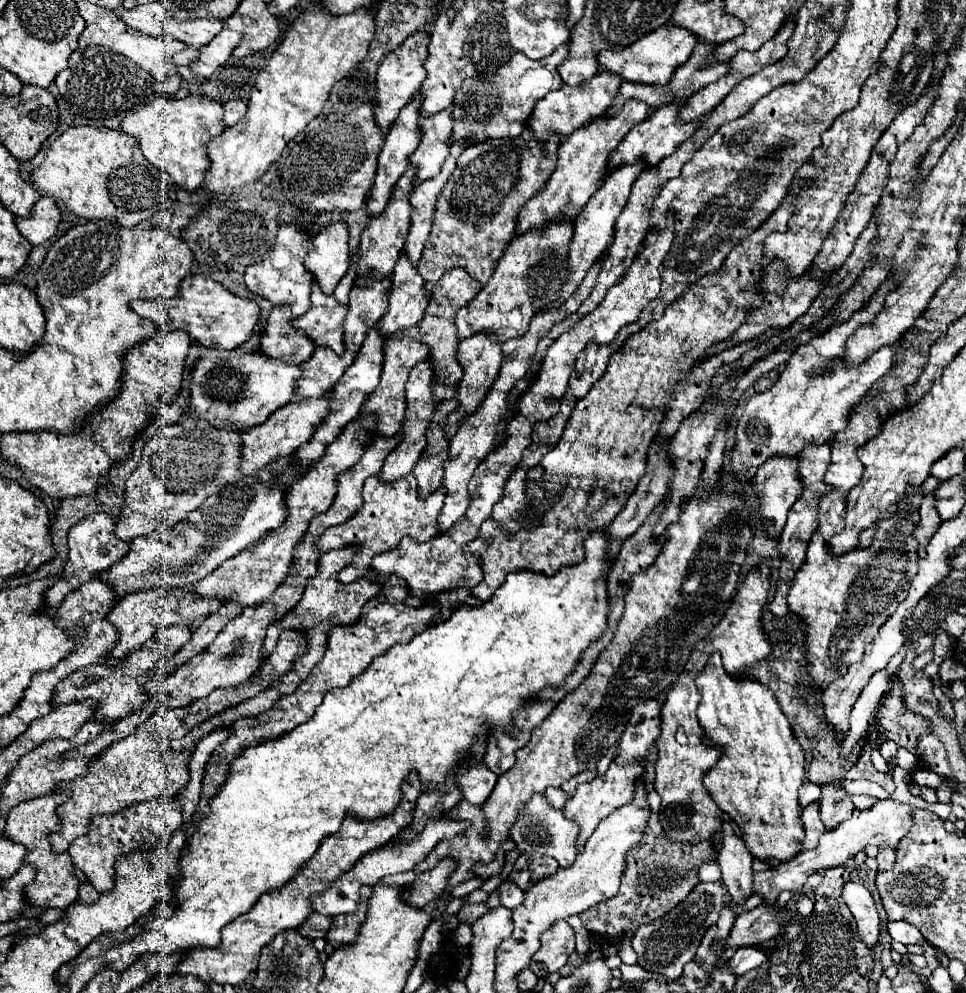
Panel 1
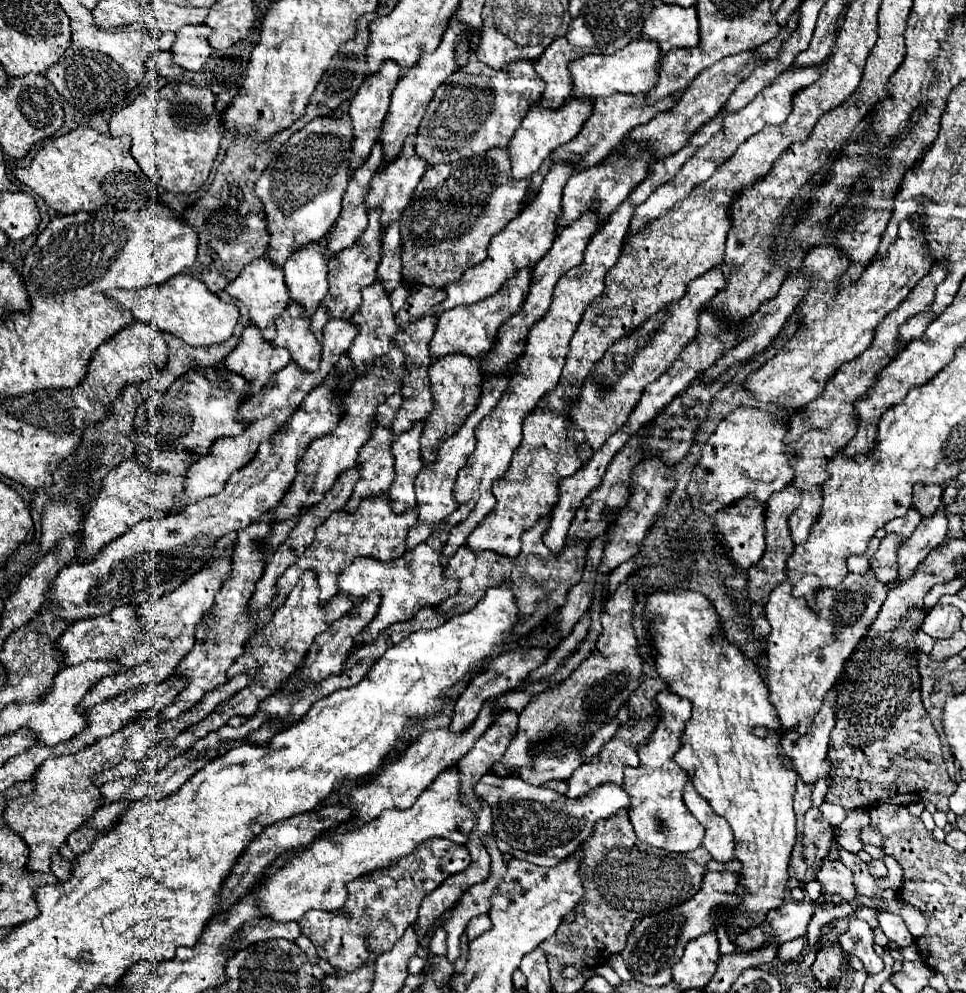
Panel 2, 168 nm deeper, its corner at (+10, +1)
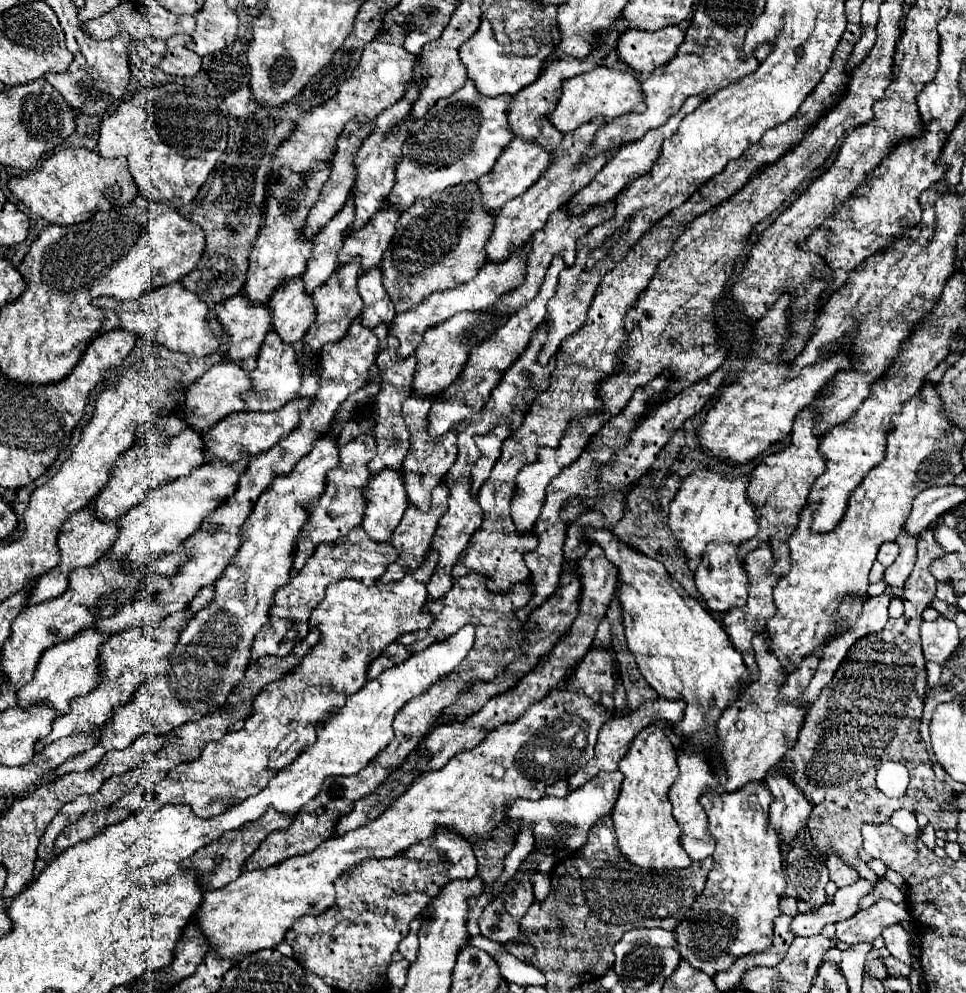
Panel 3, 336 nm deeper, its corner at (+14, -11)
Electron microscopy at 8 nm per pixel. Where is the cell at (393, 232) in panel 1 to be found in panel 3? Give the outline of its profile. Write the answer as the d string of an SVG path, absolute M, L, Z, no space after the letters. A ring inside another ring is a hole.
M353 256L343 268L337 268L321 288L313 290L313 302L315 302L315 308L317 308L317 320L311 324L311 328L307 330L307 334L303 338L307 354L317 354L323 344L337 342L339 338L343 338L347 334L349 324L353 322L353 318L357 318L361 314L363 300L357 294L359 274L361 274L361 258Z

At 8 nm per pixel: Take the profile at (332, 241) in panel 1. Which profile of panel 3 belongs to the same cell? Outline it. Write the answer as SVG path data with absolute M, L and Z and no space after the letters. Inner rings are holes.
M301 276L283 282L267 306L273 310L273 328L283 342L297 342L315 322L315 304L305 292Z

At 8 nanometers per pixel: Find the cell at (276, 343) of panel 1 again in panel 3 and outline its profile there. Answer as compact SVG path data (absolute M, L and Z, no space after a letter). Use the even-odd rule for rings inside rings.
M221 360L215 366L211 366L199 380L195 380L189 386L189 390L185 394L183 416L195 430L211 428L213 424L217 424L227 414L243 412L245 410L245 402L239 396L247 394L249 390L253 390L253 382L249 378L249 372L245 368L241 368L237 362Z

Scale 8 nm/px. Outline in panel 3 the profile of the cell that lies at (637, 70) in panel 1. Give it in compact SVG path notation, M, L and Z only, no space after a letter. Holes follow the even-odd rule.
M597 66L587 74L567 78L563 82L563 94L555 106L553 112L549 112L549 118L553 126L557 126L563 134L573 132L585 122L591 122L597 116L603 116L607 120L623 116L627 112L641 112L645 110L643 102L643 88L637 76L629 70L617 70L607 66Z

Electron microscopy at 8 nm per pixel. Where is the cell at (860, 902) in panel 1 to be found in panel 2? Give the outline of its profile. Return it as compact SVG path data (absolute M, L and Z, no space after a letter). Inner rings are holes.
M853 918L849 930L839 938L839 944L847 954L855 954L863 962L869 976L883 970L883 960L873 950L873 930L867 922Z

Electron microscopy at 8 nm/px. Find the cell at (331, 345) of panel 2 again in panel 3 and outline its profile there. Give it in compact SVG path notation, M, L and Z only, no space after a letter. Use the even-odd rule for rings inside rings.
M297 398L289 402L289 406L283 406L281 410L275 412L239 412L239 414L225 416L215 426L211 426L211 430L203 434L203 442L207 448L205 460L211 462L213 458L225 458L229 462L235 462L243 448L247 448L251 456L257 456L259 452L267 452L279 440L287 438L291 430L297 428L299 414L303 410L309 410L309 406L311 406L311 398Z

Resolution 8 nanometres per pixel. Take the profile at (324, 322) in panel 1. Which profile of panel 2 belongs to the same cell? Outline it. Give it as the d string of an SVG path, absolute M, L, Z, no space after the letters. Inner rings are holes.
M295 302L283 310L283 314L275 322L277 336L273 346L287 348L291 352L291 360L301 366L305 372L319 370L321 360L321 344L317 344L313 332L309 330L309 318L303 316L303 308Z

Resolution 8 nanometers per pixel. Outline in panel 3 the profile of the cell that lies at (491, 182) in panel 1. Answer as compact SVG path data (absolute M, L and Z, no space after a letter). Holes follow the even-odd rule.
M477 182L457 184L429 198L419 198L397 222L397 232L383 254L383 278L395 310L407 312L433 292L469 282L485 264L485 242L495 226L495 214L481 200Z

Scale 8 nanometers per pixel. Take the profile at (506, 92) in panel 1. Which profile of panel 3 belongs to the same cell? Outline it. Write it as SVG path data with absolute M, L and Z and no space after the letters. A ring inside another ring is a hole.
M467 80L465 86L461 90L457 90L455 94L451 94L449 98L441 98L423 118L415 120L411 124L409 138L403 142L401 162L397 164L397 182L395 182L389 198L393 198L393 202L397 202L397 206L407 210L417 198L429 198L431 194L445 190L447 186L479 180L483 174L487 174L493 168L495 160L501 156L503 148L513 138L513 130L509 128L509 120L507 120L507 108L511 104L511 98L513 96L509 96L509 94L501 94L497 98L487 98L481 92L477 92L473 80Z

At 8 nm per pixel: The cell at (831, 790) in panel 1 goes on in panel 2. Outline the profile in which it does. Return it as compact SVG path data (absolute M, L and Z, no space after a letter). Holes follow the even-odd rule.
M811 808L805 814L803 824L803 860L809 868L817 870L827 858L833 842L833 828L823 820L819 808Z

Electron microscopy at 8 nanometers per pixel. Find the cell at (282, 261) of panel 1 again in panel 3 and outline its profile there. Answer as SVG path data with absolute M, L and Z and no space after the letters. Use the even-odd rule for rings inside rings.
M235 294L223 302L219 302L215 306L217 310L217 318L219 322L227 328L229 332L229 338L231 338L231 348L229 348L229 360L237 360L241 362L241 366L245 370L255 370L257 366L257 354L263 346L263 340L265 340L265 334L271 330L271 320L273 320L273 312L269 306L265 304L253 304L247 296L243 294Z

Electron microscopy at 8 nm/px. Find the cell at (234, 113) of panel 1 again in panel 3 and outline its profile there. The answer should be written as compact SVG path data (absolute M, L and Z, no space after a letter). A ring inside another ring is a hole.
M241 88L233 94L229 94L225 98L225 106L227 106L227 114L235 120L239 118L247 118L251 116L253 112L257 112L257 104L251 100L251 94L249 94L249 88Z

